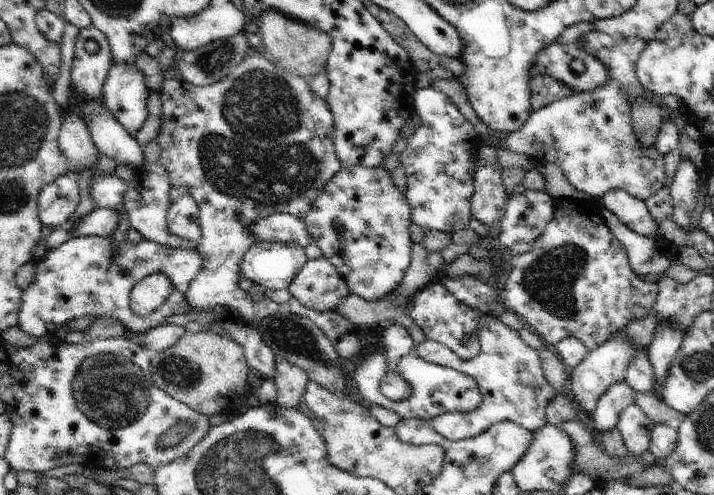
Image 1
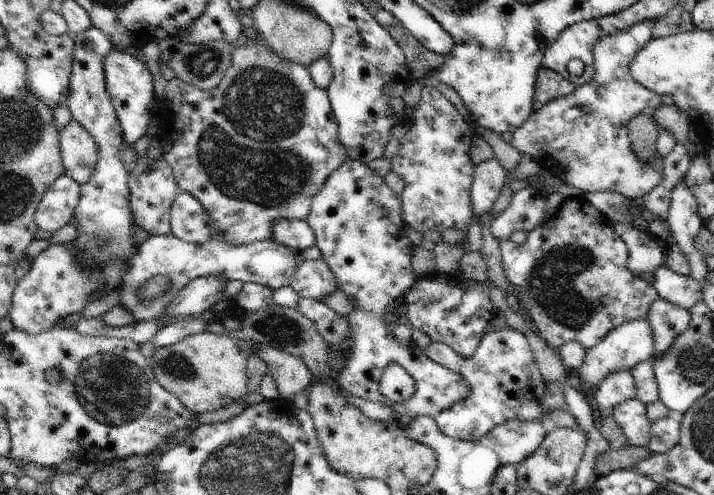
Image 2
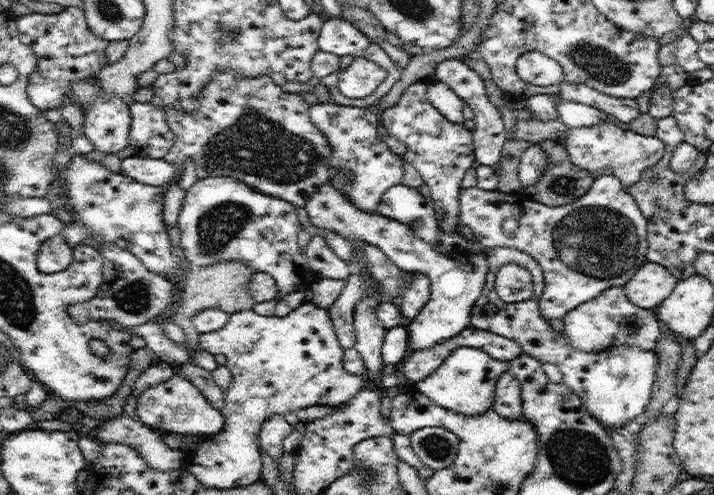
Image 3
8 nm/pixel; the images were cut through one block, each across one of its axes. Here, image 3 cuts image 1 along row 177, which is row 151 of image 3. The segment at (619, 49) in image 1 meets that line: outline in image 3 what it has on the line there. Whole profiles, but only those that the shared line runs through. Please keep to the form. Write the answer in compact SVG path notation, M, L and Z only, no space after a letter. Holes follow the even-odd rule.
M605 122L565 130L560 142L565 147L572 165L591 172L594 178L598 178L600 174L612 174L619 178L625 189L630 189L641 181L644 171L654 167L665 154L665 142L655 136L646 137Z

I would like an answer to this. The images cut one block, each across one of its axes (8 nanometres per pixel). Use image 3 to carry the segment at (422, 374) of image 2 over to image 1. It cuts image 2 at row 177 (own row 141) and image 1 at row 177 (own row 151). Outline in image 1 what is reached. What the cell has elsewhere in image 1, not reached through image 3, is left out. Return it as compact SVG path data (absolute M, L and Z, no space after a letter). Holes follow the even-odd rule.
M355 165L342 168L330 178L304 222L313 244L319 247L323 258L336 268L350 293L366 301L378 301L402 283L411 264L411 209L405 194L399 192L392 182L390 171L382 166L371 168Z

